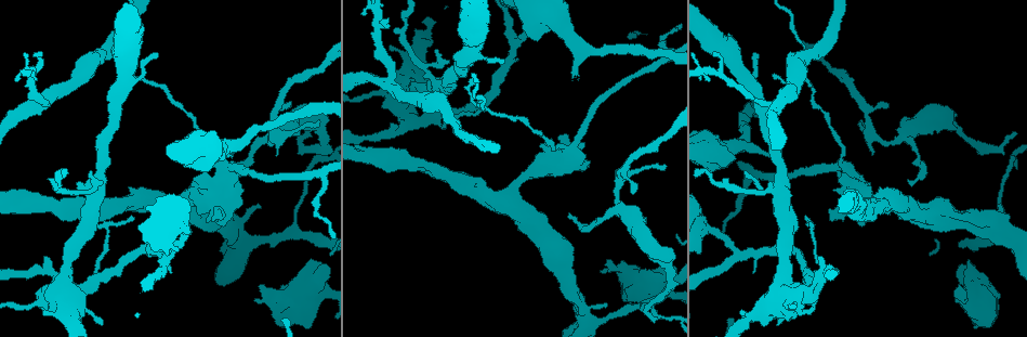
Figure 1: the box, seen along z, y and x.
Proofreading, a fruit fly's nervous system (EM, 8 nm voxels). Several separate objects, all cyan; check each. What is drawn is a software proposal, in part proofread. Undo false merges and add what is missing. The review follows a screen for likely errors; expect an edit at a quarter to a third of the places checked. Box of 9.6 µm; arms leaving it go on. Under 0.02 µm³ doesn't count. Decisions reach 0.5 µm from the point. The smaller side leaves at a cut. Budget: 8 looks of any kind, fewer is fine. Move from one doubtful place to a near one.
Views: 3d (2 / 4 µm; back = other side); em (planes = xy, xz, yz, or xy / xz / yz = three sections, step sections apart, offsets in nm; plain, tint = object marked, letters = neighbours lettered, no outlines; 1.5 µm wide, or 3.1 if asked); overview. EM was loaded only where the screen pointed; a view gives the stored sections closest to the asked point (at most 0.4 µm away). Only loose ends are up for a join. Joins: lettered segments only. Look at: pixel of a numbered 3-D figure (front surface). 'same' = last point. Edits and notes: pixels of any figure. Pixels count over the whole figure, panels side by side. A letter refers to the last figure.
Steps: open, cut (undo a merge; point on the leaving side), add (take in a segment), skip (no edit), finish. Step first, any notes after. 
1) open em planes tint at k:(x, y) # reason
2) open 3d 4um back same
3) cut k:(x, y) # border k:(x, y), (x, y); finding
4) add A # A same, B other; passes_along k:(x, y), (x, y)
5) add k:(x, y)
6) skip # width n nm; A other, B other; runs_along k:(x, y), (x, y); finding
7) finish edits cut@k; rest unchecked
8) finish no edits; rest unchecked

open 3d 4um back at 1:(715, 56) # tapers out

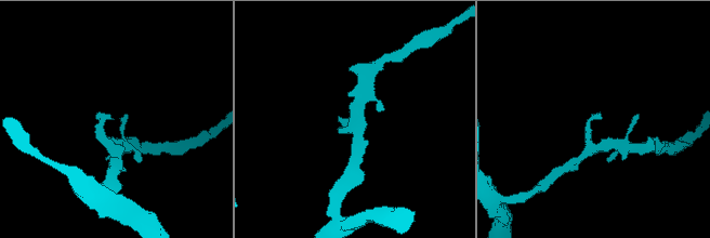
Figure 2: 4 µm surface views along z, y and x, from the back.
open em xz step 8 tint at 2:(597, 118)

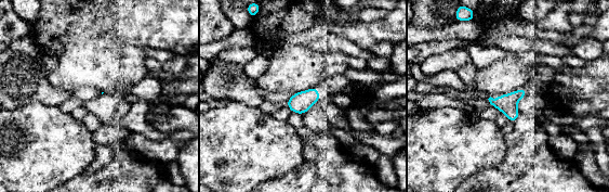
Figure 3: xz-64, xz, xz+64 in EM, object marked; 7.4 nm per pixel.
open em planes letters same

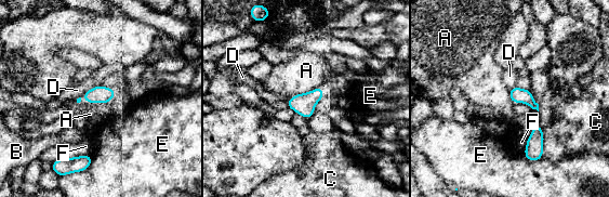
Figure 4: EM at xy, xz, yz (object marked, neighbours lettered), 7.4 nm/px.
skip # A other, B other, C other, D other, E other, F other; none of them fits

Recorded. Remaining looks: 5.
open em planes letters at 1:(572, 78) # branch stops here

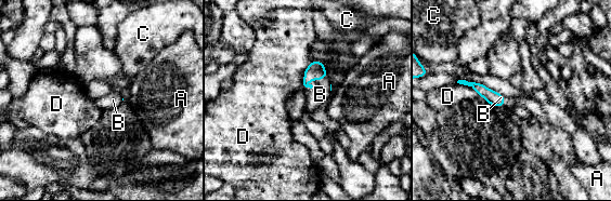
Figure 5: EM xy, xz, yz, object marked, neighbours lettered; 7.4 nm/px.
add 5:(320, 94) # A other, B same, C other, D other; passes_along 5:(315, 70), (309, 79), (320, 94); it goes on there

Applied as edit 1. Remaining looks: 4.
open overview

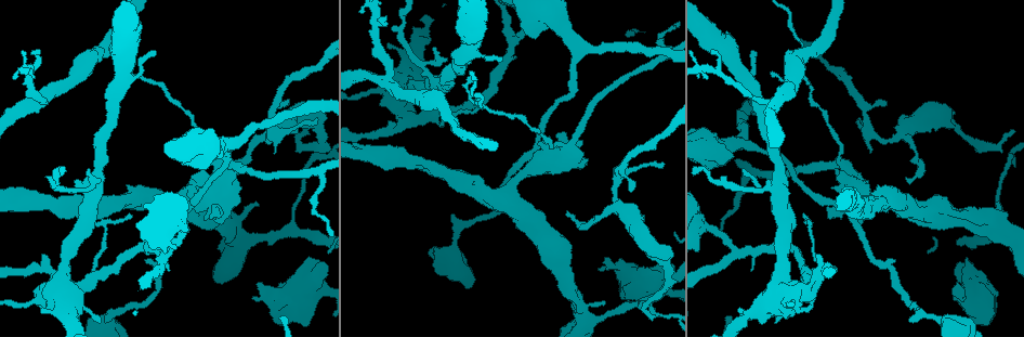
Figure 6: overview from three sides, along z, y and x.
open 3d 4um back at 6:(861, 119)

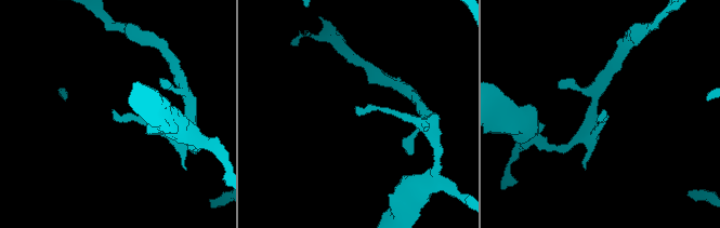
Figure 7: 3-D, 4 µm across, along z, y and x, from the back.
open em xz step 8 letters at 7:(604, 111) # now the EM

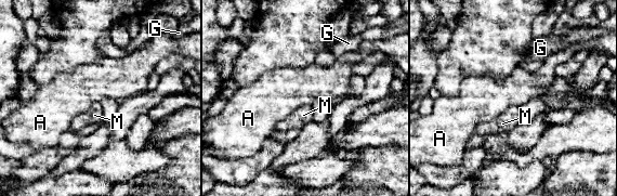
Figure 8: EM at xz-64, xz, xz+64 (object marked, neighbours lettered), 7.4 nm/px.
open em planes letters same # cut it another way

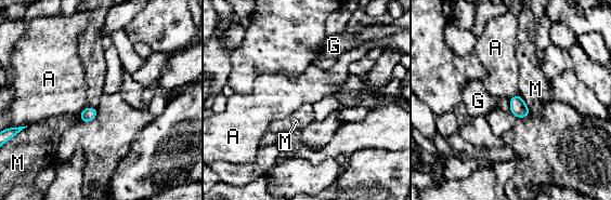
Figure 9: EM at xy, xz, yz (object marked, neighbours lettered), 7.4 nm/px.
skip # longest_contact M 110 nm; A other, G other, M other; border 9:(519, 94), (509, 98); none of them fits

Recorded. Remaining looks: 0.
finish edits add@5; rest unchecked

